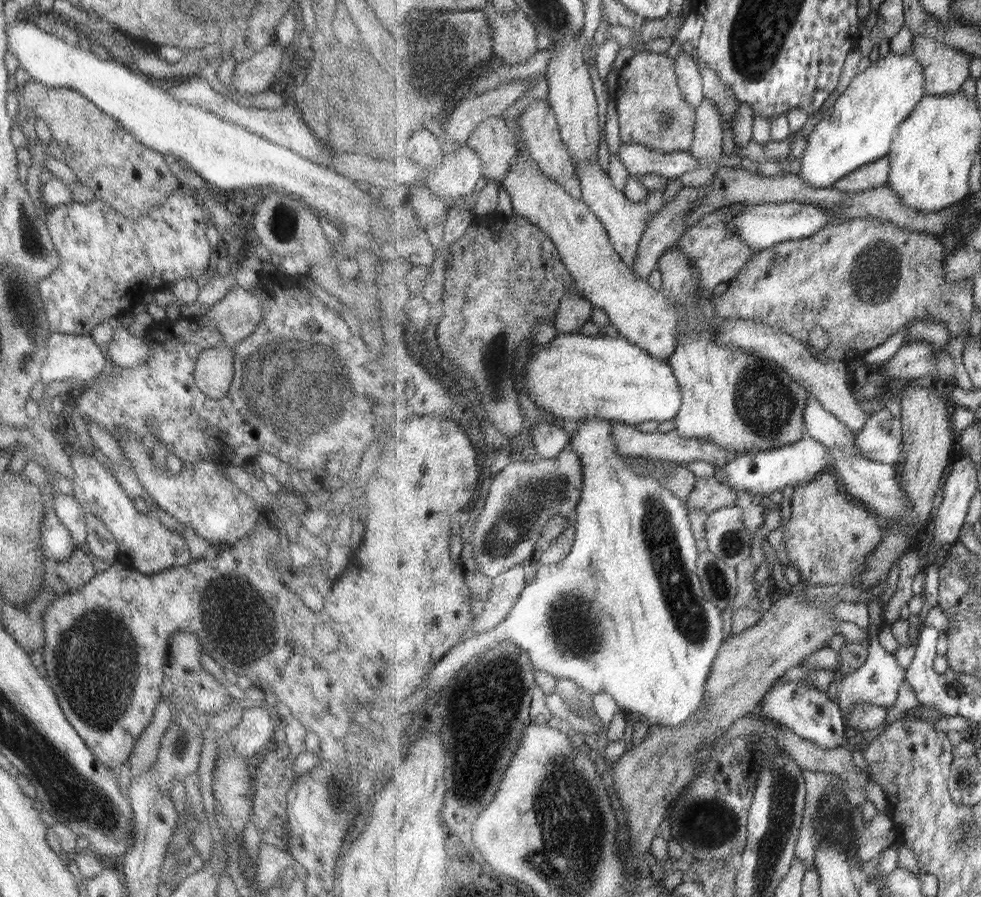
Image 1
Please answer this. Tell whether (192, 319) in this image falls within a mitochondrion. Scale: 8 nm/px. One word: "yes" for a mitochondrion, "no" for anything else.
no

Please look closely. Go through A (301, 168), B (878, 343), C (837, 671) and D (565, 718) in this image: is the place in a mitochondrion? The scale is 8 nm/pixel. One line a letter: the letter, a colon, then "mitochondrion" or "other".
A: other
B: other
C: other
D: other

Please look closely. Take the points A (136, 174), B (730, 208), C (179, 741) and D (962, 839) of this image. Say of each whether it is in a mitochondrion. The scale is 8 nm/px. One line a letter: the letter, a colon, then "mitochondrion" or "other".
A: other
B: other
C: mitochondrion
D: mitochondrion

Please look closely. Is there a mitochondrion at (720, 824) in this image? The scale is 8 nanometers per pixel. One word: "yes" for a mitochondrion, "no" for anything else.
yes

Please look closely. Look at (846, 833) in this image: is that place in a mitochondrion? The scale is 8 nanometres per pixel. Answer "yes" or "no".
yes

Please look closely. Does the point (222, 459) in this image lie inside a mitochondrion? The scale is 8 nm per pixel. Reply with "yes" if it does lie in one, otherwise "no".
no

